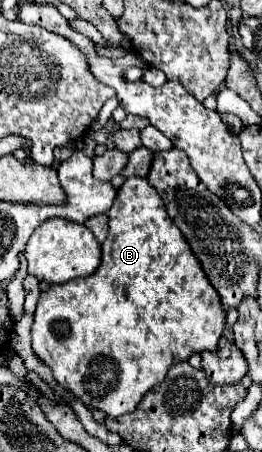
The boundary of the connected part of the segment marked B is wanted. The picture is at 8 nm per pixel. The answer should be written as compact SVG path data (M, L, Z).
M143 177L125 179L125 183L117 189L117 197L113 201L113 207L107 211L107 217L109 217L109 235L107 235L105 243L101 245L101 249L103 249L101 265L89 277L73 279L73 281L67 281L63 285L49 285L49 289L41 293L41 299L37 303L37 311L35 311L35 323L33 323L33 329L31 329L31 337L33 337L35 353L41 357L43 363L47 363L53 369L53 377L65 389L73 391L75 397L79 397L85 405L97 407L103 413L107 413L109 417L119 417L123 413L133 411L139 405L139 401L143 399L143 395L165 379L171 365L187 361L193 353L217 351L217 341L223 335L223 329L225 329L225 323L227 323L227 311L223 309L223 303L221 303L221 297L219 297L217 289L209 283L209 279L207 279L207 275L201 267L201 261L197 261L197 257L193 255L193 251L191 251L189 243L185 241L183 233L173 223L173 219L169 219L163 199L149 185L147 179L143 179Z

